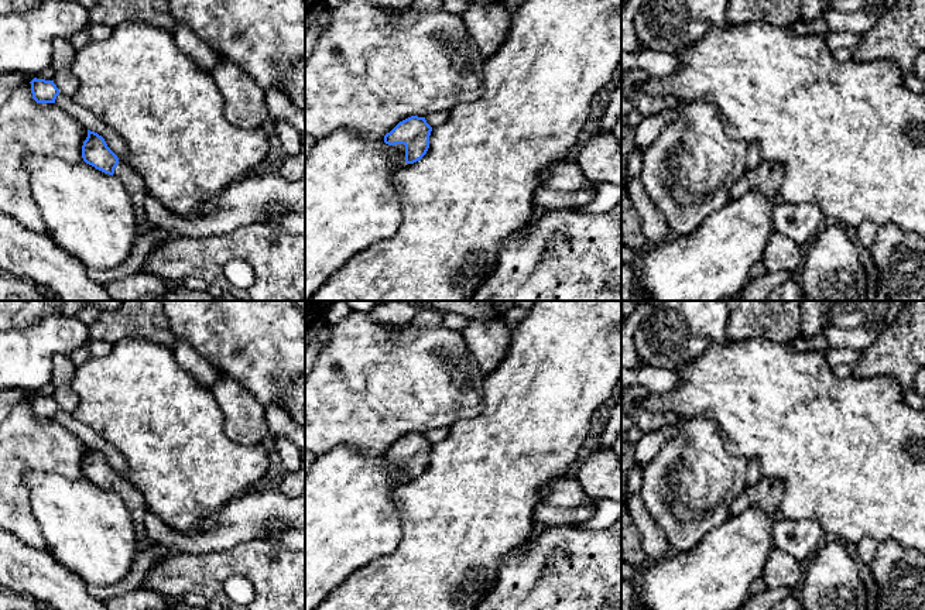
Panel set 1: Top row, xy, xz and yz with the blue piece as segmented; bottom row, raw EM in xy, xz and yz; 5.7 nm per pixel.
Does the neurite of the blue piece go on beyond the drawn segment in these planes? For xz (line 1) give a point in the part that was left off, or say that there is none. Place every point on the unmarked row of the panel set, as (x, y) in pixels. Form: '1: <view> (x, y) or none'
1: none

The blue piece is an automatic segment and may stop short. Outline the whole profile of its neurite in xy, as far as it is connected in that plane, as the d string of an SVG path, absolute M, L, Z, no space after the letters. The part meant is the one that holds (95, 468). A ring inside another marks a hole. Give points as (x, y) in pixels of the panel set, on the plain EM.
M88 446L88 453L82 462L82 474L86 480L95 483L96 486L114 491L123 500L140 532L138 548L151 549L151 542L141 537L143 521L147 513L144 496L133 484L133 482L119 476L117 472L107 463L105 455L90 446Z

